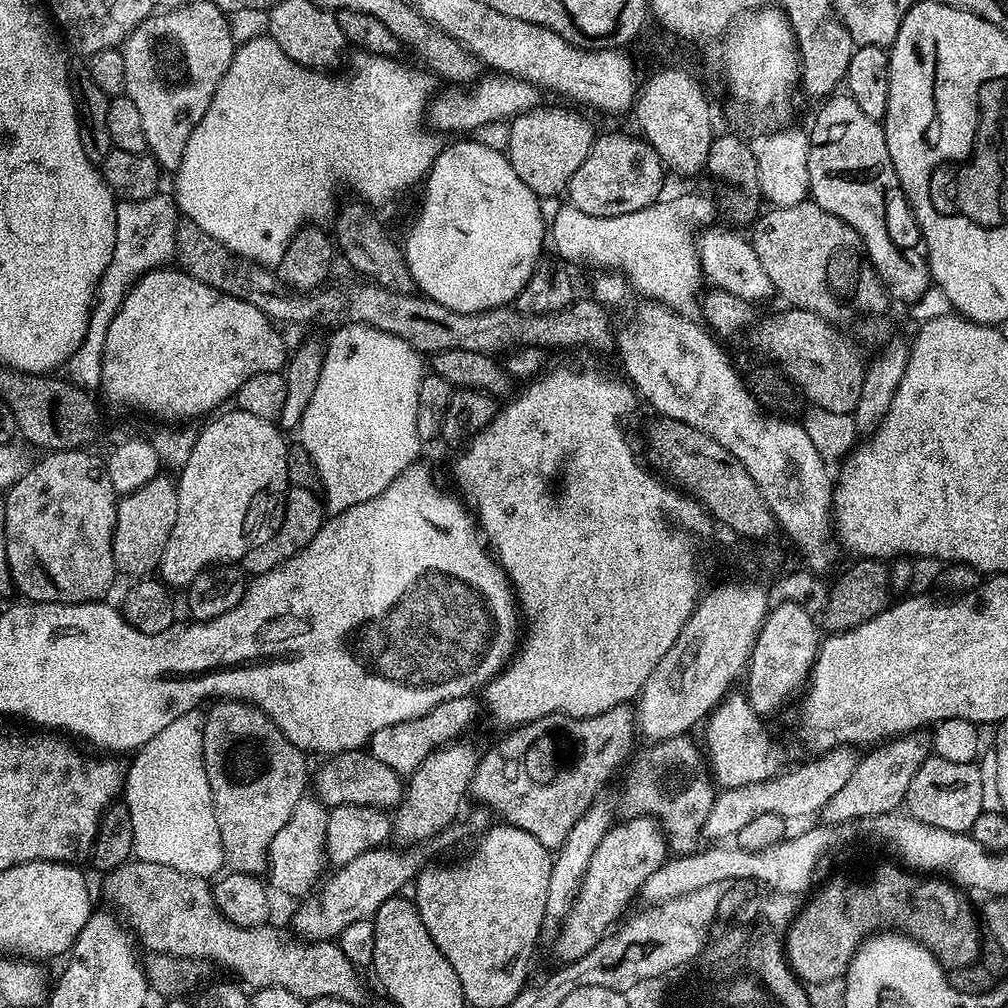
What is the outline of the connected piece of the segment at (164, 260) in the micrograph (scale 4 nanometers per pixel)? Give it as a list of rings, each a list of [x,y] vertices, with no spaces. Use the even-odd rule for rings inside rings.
[[[157,194],[146,200],[120,200],[116,206],[116,241],[114,254],[110,258],[110,266],[102,274],[100,284],[96,287],[96,295],[92,305],[92,316],[88,320],[88,340],[103,340],[106,342],[106,330],[110,330],[110,322],[114,314],[122,306],[126,294],[132,285],[148,272],[165,267],[176,255],[176,234],[178,226],[178,205],[171,195]]]

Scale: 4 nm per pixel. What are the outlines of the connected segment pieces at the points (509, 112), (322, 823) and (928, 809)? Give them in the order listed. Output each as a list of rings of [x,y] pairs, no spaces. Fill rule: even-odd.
[[[484,74],[467,86],[448,86],[445,88],[448,88],[445,92],[437,91],[431,97],[426,109],[427,123],[432,123],[440,132],[476,134],[479,128],[484,128],[487,124],[496,124],[499,120],[511,121],[537,107],[537,89],[526,83],[525,80],[518,79],[517,76]]]
[[[305,798],[298,802],[290,822],[274,834],[274,842],[268,851],[266,880],[273,889],[277,888],[284,896],[304,898],[316,884],[320,876],[320,867],[326,864],[326,830],[328,829],[329,809],[316,798]]]
[[[932,754],[914,774],[910,790],[904,796],[907,812],[926,825],[938,830],[971,833],[975,819],[984,811],[982,802],[982,774],[975,763],[951,764]]]

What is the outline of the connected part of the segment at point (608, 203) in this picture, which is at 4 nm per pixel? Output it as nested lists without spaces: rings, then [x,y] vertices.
[[[624,136],[597,139],[586,162],[582,162],[582,166],[574,170],[574,178],[570,178],[567,203],[582,214],[594,218],[634,214],[634,210],[642,210],[657,203],[662,196],[660,191],[664,188],[666,169],[660,163],[659,154],[647,142],[636,140],[627,140]]]

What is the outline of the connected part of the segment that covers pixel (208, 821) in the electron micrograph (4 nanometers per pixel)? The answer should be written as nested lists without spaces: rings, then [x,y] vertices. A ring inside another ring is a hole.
[[[199,711],[187,712],[182,718],[170,722],[162,734],[155,736],[131,757],[133,760],[128,768],[128,785],[124,788],[122,800],[130,810],[130,822],[134,826],[132,851],[137,861],[158,863],[186,876],[212,878],[225,867],[225,862],[210,782],[206,782],[206,766],[202,754],[203,733],[204,716]]]

